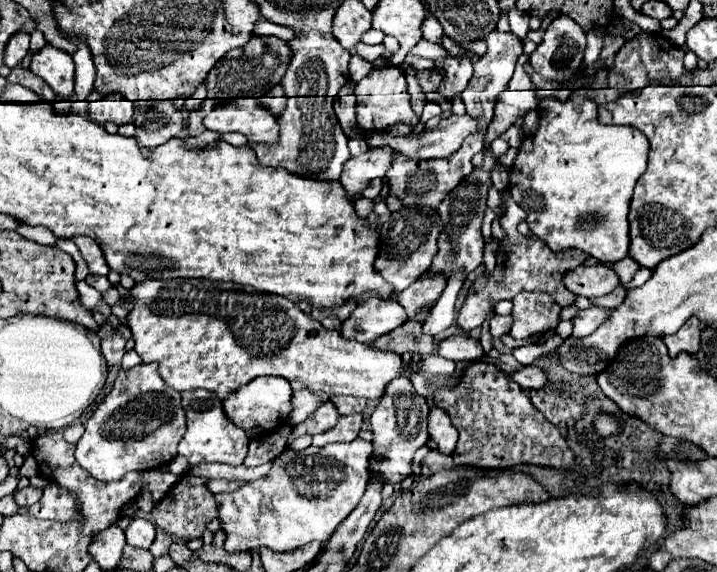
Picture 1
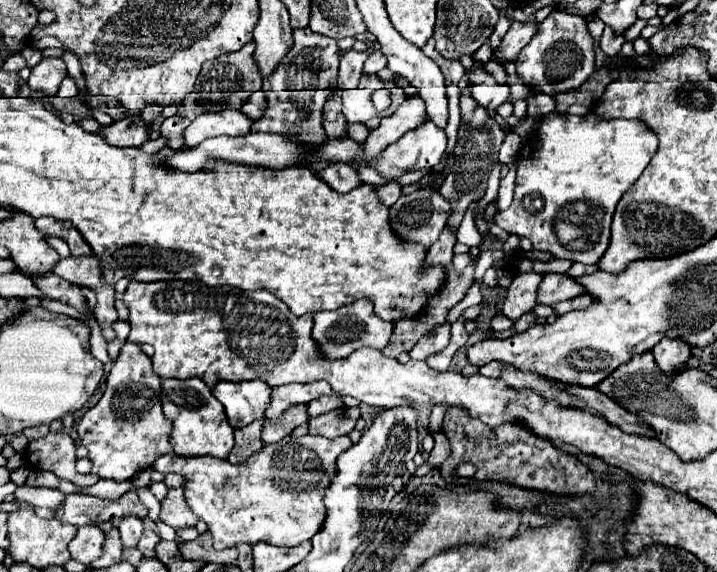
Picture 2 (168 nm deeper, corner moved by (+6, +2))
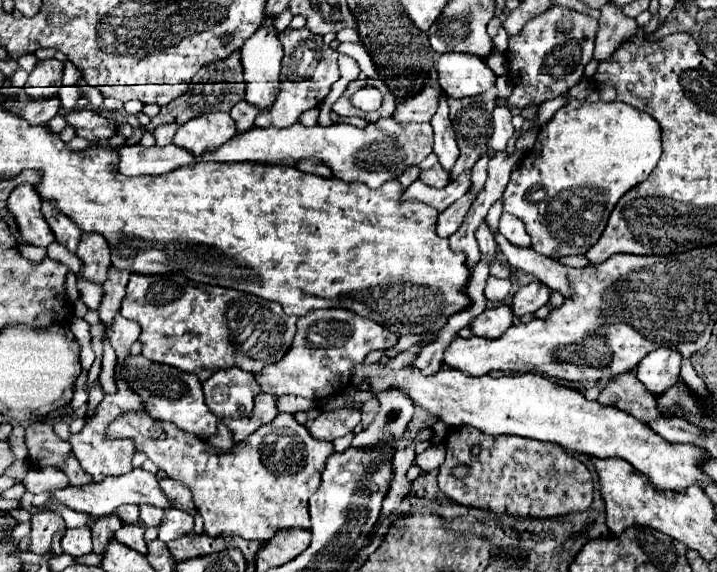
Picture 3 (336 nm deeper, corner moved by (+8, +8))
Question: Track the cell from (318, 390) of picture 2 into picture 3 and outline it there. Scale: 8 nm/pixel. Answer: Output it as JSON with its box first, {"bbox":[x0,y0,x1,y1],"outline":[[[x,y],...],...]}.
{"bbox":[254,309,398,401],"outline":[[[318,309],[310,311],[296,323],[296,335],[288,349],[288,353],[264,367],[262,371],[254,373],[256,383],[260,385],[262,393],[270,395],[300,395],[310,401],[322,401],[322,397],[336,395],[346,387],[354,365],[362,363],[370,351],[388,349],[396,345],[398,337],[372,323],[354,311],[348,309]]]}

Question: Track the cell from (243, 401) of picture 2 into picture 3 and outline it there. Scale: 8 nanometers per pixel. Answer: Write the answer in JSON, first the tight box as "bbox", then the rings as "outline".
{"bbox":[202,367,260,419],"outline":[[[238,367],[220,369],[202,385],[210,411],[228,419],[244,419],[254,407],[254,397],[260,393],[254,375]]]}

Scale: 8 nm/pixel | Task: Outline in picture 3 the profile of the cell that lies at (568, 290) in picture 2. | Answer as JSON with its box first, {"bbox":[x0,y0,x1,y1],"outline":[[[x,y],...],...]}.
{"bbox":[512,281,550,317],"outline":[[[540,281],[530,283],[526,287],[522,287],[514,297],[512,297],[512,313],[516,317],[522,317],[526,313],[534,313],[536,309],[540,309],[542,305],[546,305],[550,299],[550,291],[548,287],[544,287]]]}

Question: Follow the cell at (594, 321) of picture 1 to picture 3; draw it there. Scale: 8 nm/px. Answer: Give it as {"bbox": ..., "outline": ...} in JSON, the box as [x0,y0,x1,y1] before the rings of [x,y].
{"bbox":[470,305,512,339],"outline":[[[498,305],[482,311],[470,321],[470,331],[476,337],[486,337],[486,339],[500,339],[504,331],[512,325],[512,311],[508,305]]]}

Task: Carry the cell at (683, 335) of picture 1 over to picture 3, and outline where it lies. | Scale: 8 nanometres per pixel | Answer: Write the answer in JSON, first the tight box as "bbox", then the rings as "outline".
{"bbox":[636,349,680,395],"outline":[[[656,349],[648,353],[640,367],[636,369],[636,379],[646,387],[652,395],[662,395],[666,389],[670,389],[674,383],[678,383],[680,373],[680,355],[670,349]]]}

